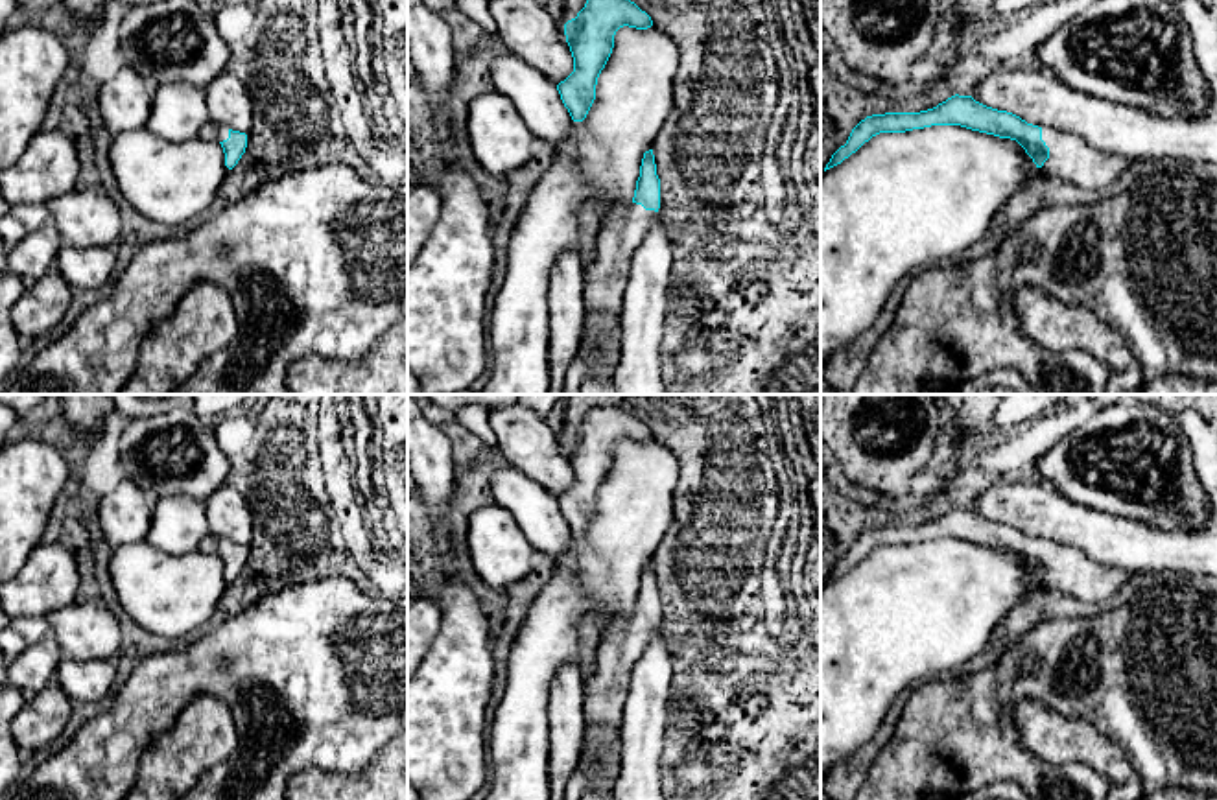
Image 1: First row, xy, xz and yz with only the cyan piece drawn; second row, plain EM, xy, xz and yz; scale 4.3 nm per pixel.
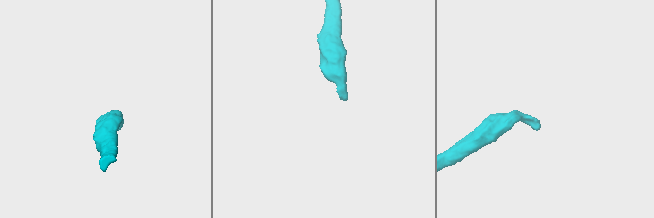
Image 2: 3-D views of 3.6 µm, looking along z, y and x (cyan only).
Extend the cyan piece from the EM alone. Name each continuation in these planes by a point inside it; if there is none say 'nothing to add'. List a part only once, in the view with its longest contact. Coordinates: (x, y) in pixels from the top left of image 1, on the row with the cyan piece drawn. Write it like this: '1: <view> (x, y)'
1: yz (1072, 159)

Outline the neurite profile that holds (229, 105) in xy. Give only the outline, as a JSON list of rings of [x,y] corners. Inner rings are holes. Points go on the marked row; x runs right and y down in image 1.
[[[223,70],[205,92],[208,122],[245,135],[251,131],[251,98],[232,72]]]

